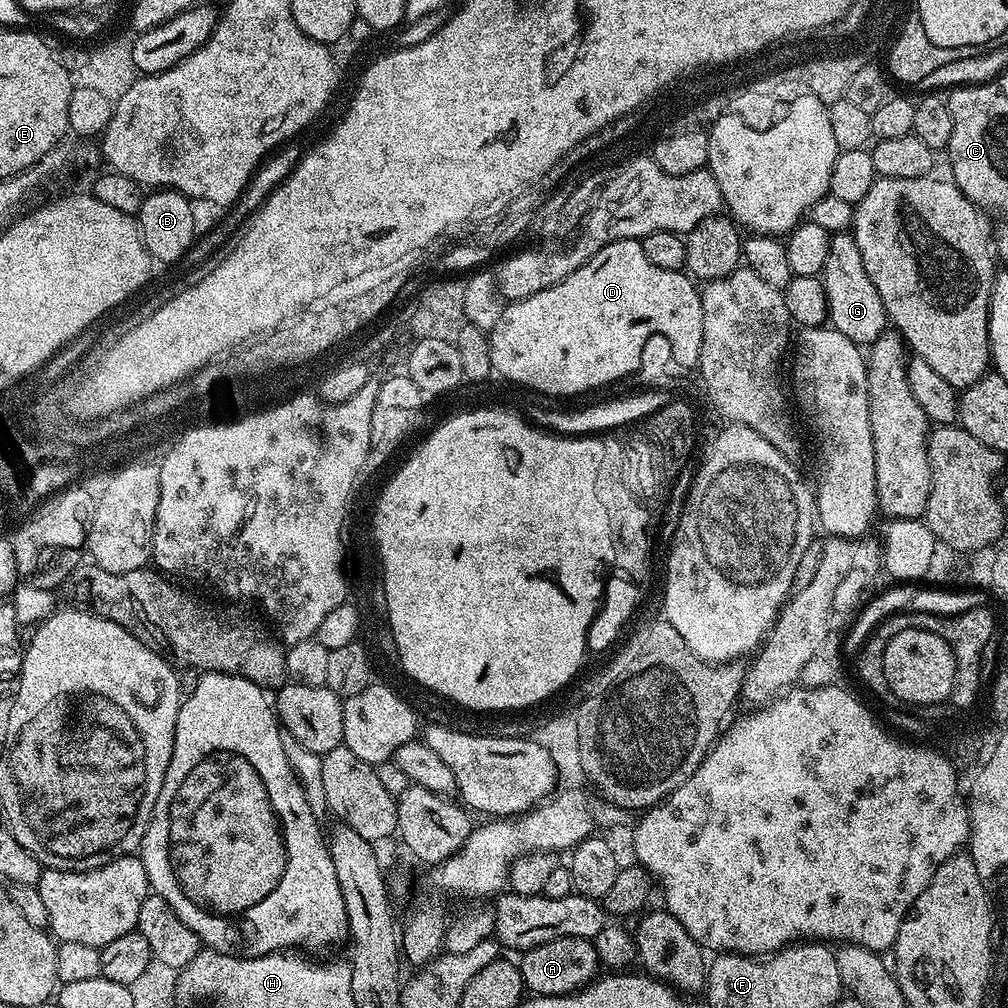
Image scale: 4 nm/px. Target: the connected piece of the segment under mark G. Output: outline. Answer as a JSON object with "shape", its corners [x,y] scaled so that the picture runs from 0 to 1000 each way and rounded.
{"shape":[[[844,229],[830,230],[825,234],[823,252],[819,252],[815,277],[824,324],[839,331],[839,335],[843,335],[843,339],[848,341],[868,341],[869,336],[877,332],[883,318],[871,288],[867,288],[867,280],[863,280],[863,272],[859,272],[859,263],[856,262],[855,252],[851,249],[851,240],[847,240]]]}

